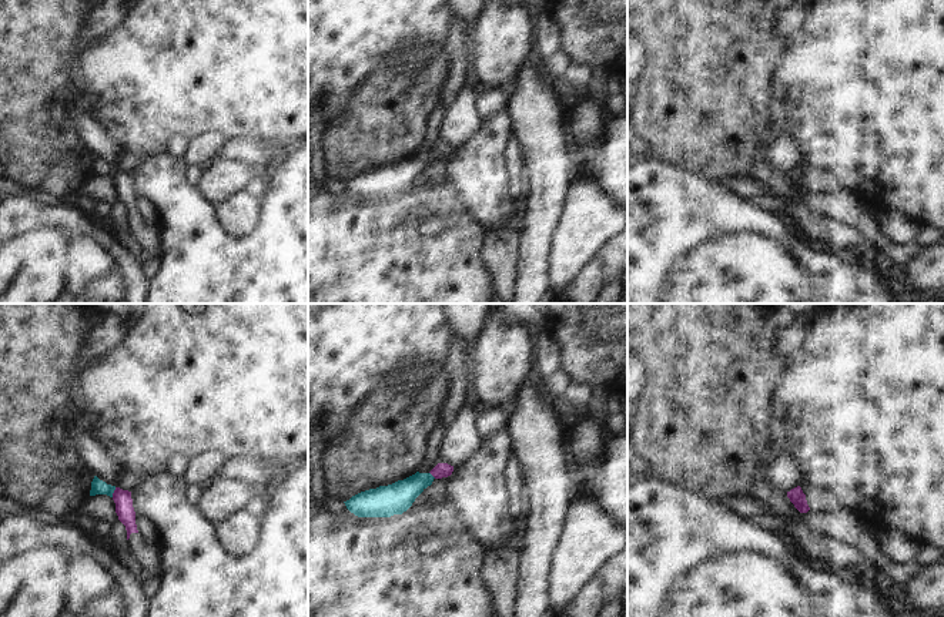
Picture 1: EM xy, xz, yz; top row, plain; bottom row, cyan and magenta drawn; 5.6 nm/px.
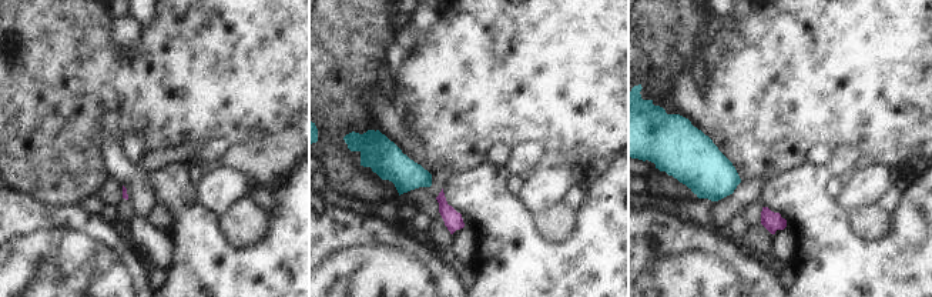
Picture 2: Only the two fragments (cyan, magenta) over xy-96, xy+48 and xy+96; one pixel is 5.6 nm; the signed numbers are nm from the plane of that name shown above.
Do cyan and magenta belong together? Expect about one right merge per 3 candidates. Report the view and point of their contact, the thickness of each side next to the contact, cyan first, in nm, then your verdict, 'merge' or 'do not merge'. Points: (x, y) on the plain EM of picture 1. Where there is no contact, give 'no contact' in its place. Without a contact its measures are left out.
contact xy (113, 173); calibres 80 and 100 nm; merge

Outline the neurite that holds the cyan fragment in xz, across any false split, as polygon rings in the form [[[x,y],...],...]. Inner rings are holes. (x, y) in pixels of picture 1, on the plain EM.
[[[438,144],[429,154],[416,152],[392,165],[361,172],[344,184],[358,198],[391,198],[402,195],[435,160],[448,158],[452,152],[453,147]]]

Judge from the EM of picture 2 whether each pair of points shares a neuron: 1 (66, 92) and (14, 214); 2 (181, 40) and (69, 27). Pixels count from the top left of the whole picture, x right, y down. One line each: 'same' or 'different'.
1: different
2: different

